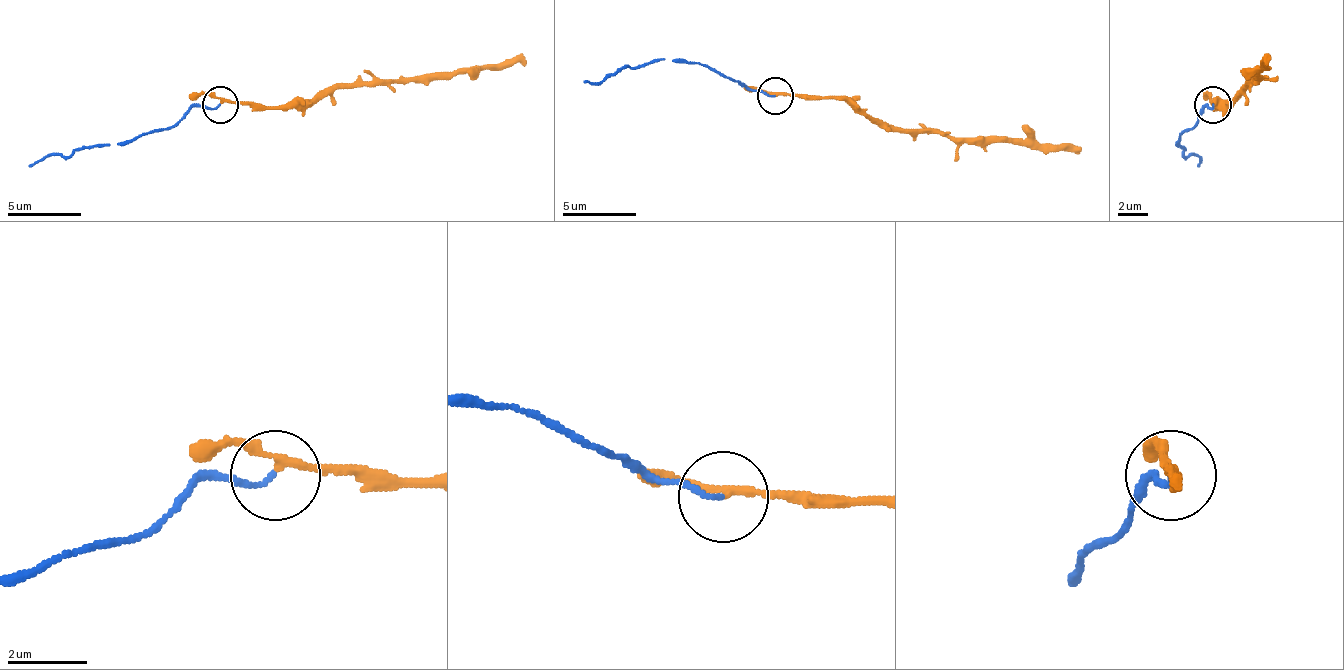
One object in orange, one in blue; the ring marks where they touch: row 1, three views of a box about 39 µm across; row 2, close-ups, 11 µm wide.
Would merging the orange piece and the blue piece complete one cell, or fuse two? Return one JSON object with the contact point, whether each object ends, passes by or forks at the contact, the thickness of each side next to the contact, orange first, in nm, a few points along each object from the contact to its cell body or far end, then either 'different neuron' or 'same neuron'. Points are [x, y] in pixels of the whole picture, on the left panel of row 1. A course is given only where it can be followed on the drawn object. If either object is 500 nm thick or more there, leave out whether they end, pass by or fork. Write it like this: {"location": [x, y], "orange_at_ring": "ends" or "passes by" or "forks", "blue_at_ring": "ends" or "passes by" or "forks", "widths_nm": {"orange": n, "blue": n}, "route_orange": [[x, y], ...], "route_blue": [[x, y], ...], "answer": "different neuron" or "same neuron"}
{"location": [220, 105], "orange_at_ring": "passes by", "blue_at_ring": "ends", "widths_nm": {"orange": 180, "blue": 120}, "route_orange": [[219, 104], [248, 100], [296, 108], [348, 86], [451, 78], [510, 67], [525, 56]], "route_blue": [[219, 104], [190, 108], [171, 126], [131, 141], [94, 144], [28, 167]], "answer": "different neuron"}

